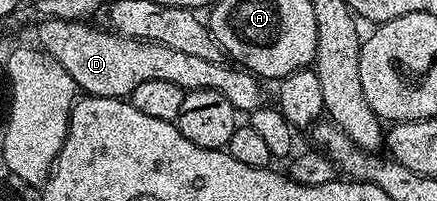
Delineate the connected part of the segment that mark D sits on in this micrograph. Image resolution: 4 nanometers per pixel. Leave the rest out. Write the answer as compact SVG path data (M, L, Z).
M60 18L40 20L36 25L37 47L56 62L60 62L60 66L68 70L74 85L85 95L128 98L132 90L136 90L136 86L141 86L143 82L153 82L157 78L163 82L172 82L187 92L216 90L224 94L224 98L228 98L228 102L232 102L232 106L242 114L249 114L263 107L263 85L253 72L229 63L207 62L205 58L172 50L172 46L120 36L113 30L101 32L100 29L93 28L94 26L90 22Z

